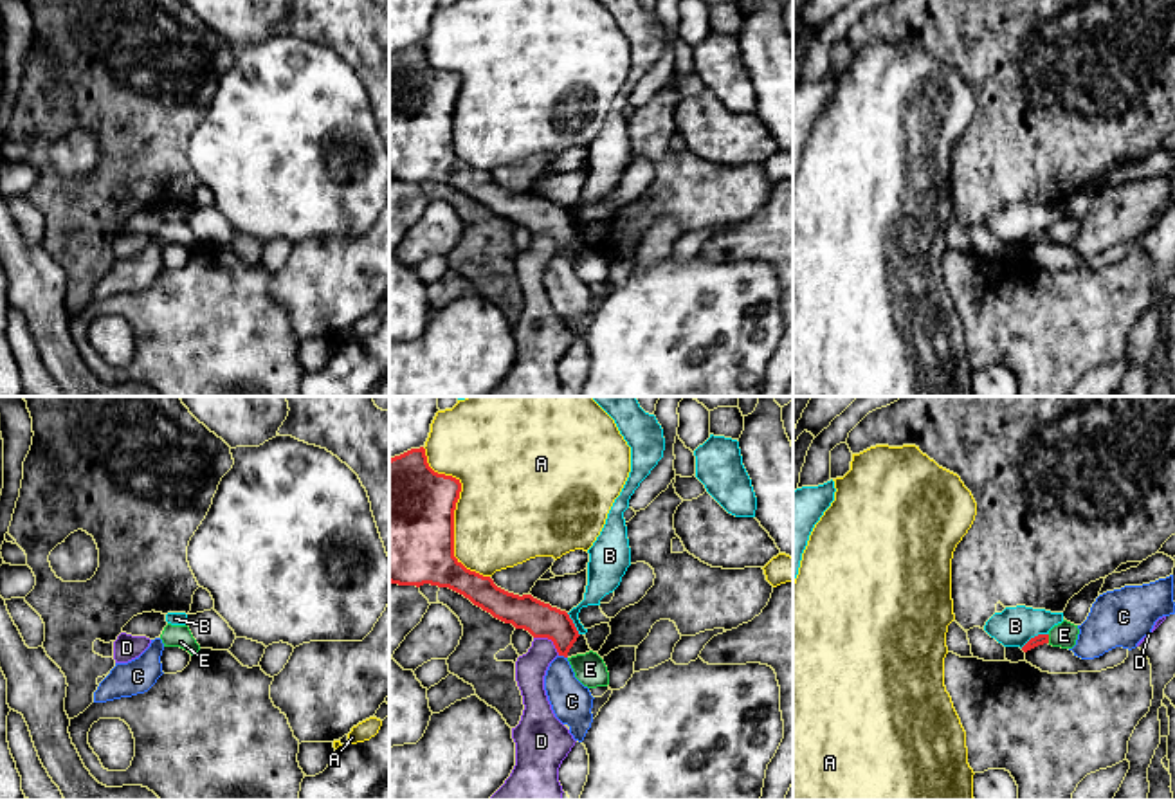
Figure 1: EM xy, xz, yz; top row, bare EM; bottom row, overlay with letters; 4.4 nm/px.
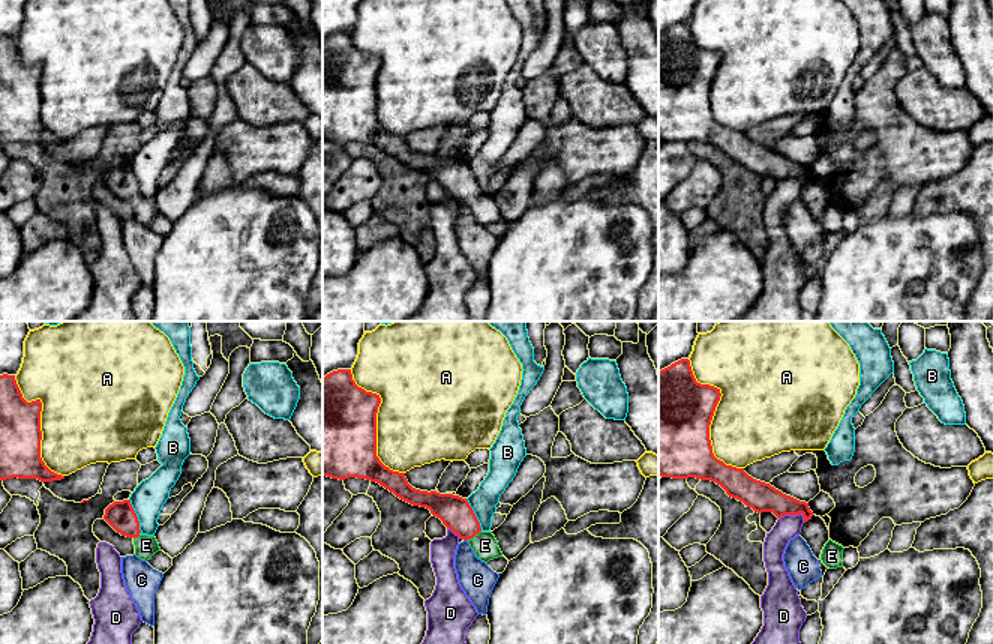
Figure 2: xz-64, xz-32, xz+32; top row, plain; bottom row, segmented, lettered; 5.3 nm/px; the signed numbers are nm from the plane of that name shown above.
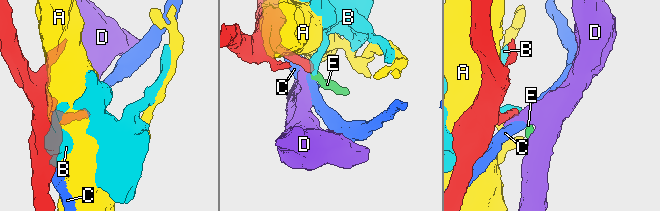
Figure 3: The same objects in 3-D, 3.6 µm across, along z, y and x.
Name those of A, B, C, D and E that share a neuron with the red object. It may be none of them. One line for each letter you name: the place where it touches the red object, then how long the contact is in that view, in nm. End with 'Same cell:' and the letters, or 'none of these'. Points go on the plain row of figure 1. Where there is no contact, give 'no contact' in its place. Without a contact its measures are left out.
E: contact yz (1047, 235); length 40 nm
Same cell: E

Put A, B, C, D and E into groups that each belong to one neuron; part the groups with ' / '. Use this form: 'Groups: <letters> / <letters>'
Groups: A / B / C / D / E

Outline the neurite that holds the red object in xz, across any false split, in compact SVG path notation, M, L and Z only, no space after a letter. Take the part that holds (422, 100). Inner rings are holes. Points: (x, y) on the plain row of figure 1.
M424 43L389 56L389 178L449 184L494 214L551 236L568 254L580 231L566 207L508 189L454 153L460 88L460 76L429 63Z

